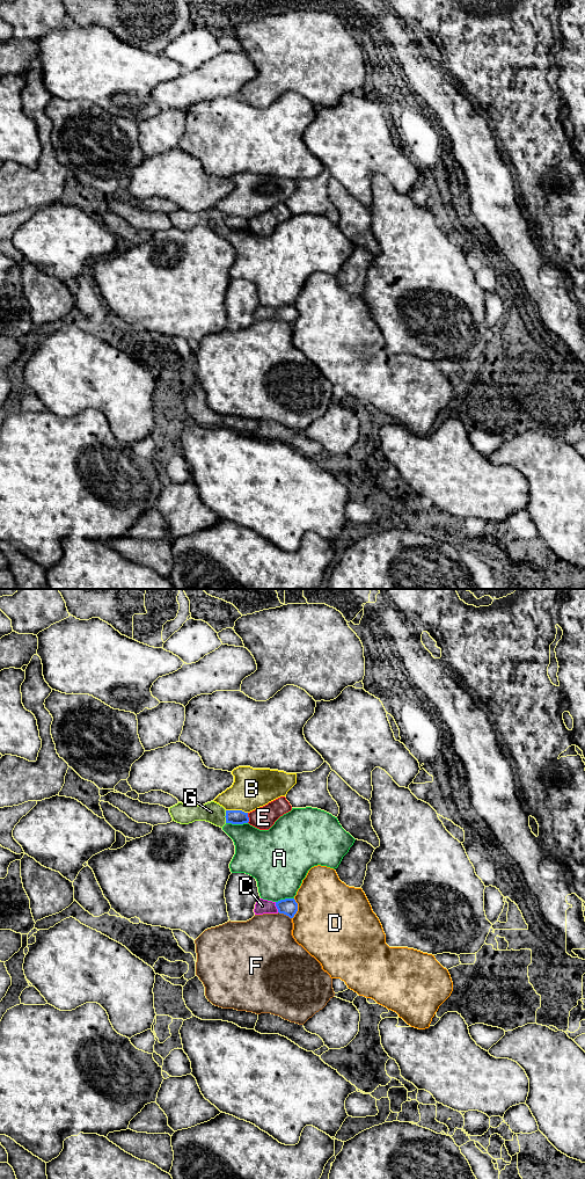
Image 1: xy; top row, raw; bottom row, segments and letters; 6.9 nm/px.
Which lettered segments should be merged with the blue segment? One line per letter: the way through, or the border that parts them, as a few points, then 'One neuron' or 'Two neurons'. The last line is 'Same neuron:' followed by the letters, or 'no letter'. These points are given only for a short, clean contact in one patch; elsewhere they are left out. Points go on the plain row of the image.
A: Two neurons
B: Two neurons
C: One neuron
D: Two neurons
E: Two neurons
F: Two neurons
G: Two neurons
Same neuron: C

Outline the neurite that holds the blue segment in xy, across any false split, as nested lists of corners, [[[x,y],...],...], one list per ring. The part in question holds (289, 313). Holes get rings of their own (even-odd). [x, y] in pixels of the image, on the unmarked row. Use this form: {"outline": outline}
{"outline": [[[259,305],[256,311],[254,319],[255,321],[263,320],[284,320],[290,325],[293,325],[298,318],[298,310],[294,305],[285,305],[278,308]]]}

